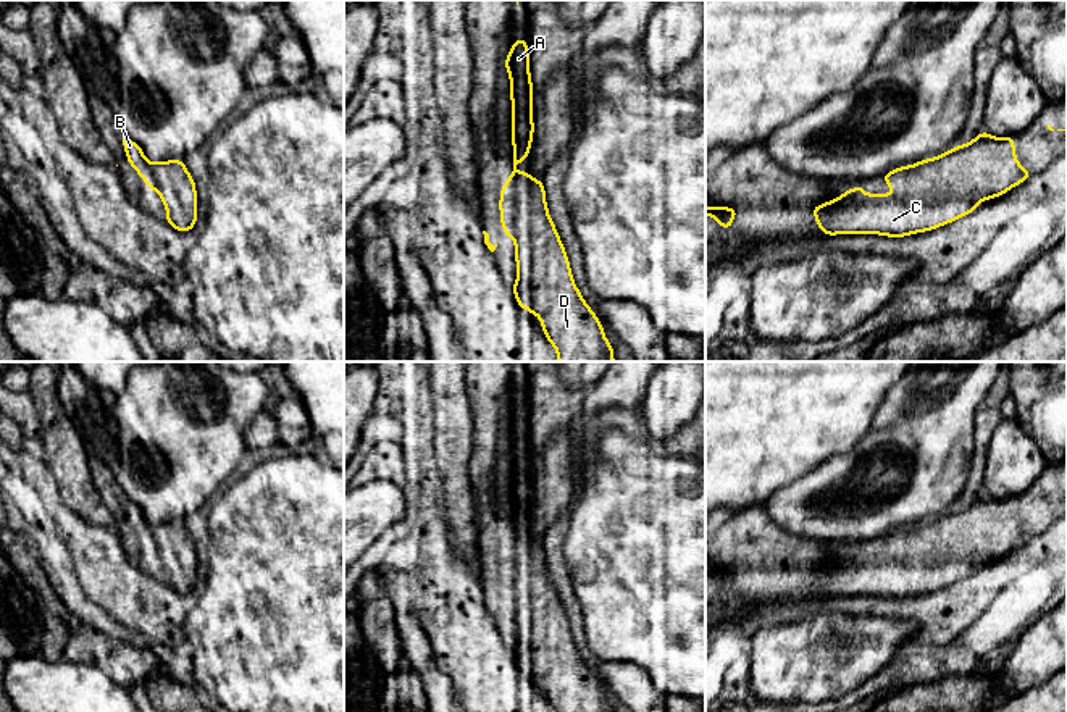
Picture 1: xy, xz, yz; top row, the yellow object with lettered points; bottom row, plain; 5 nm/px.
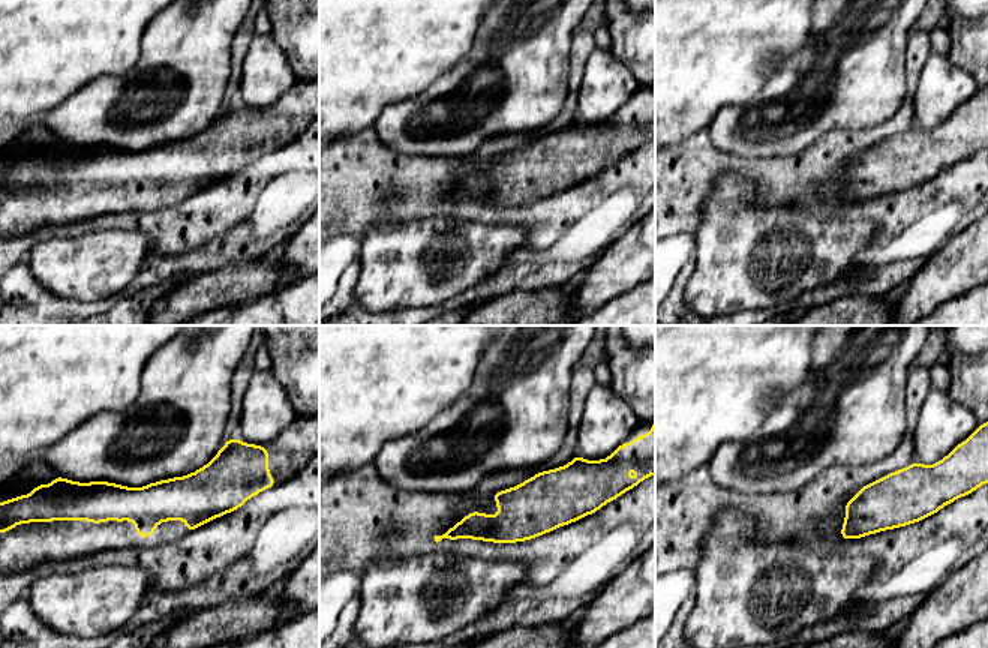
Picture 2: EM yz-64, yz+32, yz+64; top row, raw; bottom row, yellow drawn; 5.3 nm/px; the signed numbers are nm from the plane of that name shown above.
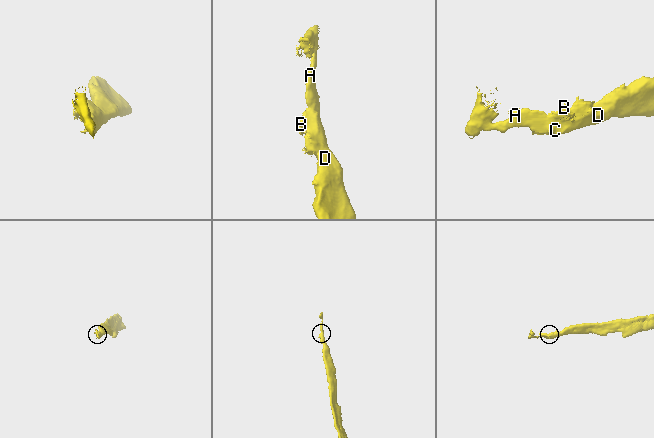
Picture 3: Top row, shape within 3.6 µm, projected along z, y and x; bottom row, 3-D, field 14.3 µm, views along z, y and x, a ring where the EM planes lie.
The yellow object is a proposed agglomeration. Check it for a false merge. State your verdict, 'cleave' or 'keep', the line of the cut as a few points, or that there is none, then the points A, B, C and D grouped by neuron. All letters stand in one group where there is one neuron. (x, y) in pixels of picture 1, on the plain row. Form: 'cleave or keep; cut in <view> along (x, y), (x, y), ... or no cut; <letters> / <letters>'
keep; no cut; A B C D

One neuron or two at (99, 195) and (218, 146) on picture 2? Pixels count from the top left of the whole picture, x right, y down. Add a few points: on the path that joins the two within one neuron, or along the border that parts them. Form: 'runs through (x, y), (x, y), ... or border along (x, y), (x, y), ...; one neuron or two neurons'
runs through (129, 182), (150, 180), (188, 167); one neuron

